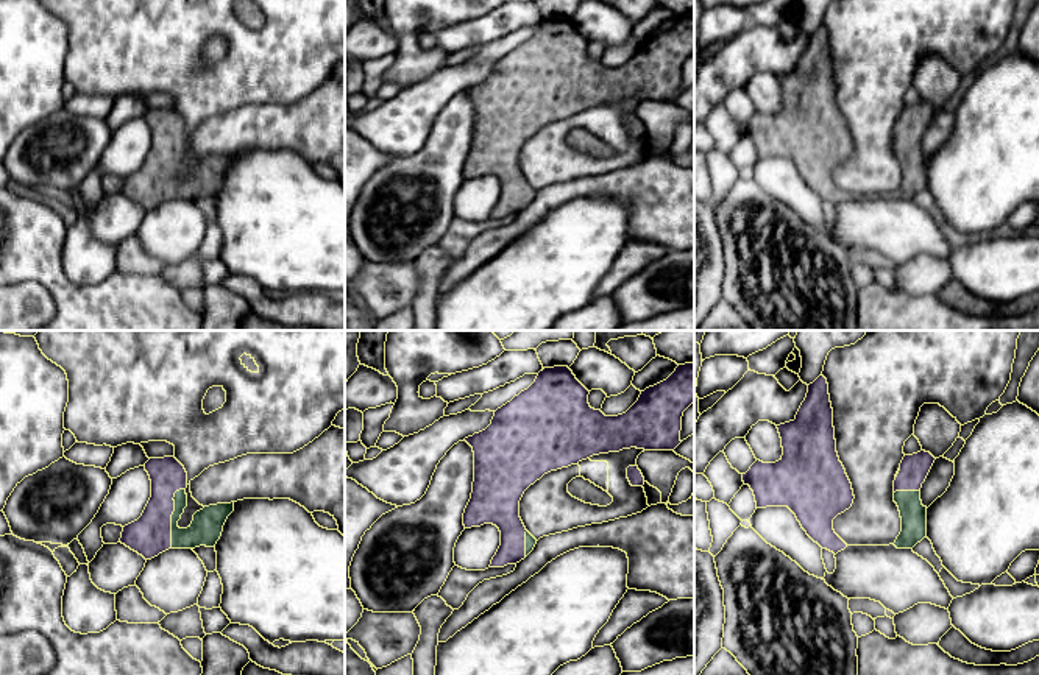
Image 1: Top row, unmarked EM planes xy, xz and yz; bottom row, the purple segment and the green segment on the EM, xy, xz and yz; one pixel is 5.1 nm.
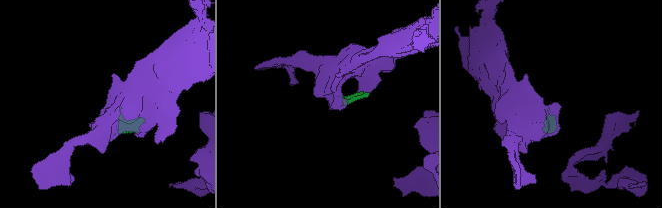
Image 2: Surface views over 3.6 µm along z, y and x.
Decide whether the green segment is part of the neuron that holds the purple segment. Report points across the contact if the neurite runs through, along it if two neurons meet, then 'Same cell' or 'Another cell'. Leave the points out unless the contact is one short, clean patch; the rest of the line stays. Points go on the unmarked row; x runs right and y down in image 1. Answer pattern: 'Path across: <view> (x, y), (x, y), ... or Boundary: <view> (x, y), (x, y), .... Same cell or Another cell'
Same cell

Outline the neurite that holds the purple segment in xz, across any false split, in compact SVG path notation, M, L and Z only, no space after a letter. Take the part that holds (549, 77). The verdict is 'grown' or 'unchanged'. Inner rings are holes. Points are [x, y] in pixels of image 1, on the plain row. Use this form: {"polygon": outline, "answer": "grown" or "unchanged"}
{"polygon": "M694 14L679 16L666 31L641 42L638 51L618 67L591 59L588 45L568 17L544 19L527 41L495 62L485 81L465 89L474 103L474 133L463 176L493 175L499 179L501 196L490 218L516 215L534 201L537 190L520 168L520 151L544 125L630 98L674 101L682 94L683 62L694 53Z", "answer": "grown"}

